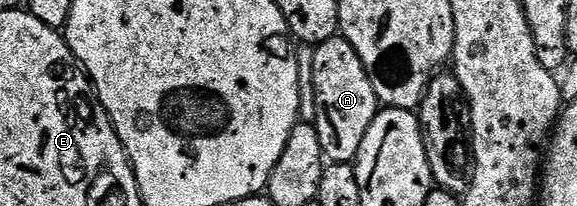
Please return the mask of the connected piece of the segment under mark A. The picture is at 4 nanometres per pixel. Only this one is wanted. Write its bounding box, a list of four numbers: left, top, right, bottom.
[311,35,381,163]

